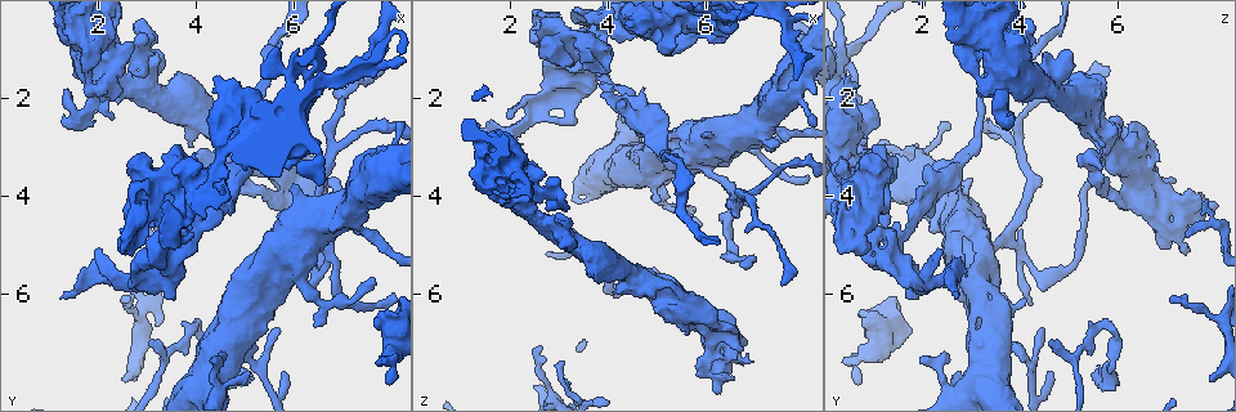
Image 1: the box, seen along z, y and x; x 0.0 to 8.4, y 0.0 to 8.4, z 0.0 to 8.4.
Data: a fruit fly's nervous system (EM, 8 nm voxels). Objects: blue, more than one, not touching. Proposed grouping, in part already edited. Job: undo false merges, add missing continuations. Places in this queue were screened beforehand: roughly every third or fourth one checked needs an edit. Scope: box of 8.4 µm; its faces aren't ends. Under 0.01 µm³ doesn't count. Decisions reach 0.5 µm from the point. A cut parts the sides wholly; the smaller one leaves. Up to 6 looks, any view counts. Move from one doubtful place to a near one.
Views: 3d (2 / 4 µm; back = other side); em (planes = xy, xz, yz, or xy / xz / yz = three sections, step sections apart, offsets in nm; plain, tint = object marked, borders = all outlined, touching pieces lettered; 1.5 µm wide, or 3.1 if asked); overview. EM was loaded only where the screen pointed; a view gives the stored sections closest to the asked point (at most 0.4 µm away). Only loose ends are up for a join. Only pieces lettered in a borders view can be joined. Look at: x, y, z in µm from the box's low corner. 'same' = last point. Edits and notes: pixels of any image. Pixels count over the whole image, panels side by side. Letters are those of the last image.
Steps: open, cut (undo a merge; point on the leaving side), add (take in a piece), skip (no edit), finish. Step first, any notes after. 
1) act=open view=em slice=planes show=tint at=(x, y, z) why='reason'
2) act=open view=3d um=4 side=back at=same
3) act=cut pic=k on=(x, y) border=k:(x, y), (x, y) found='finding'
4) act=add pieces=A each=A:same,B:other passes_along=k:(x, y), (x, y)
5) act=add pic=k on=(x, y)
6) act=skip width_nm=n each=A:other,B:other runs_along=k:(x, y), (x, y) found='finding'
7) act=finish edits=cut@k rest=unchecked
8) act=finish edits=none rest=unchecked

act=open view=em slice=planes show=tint at=(6.80, 3.65, 5.40) why='end of a long branch'

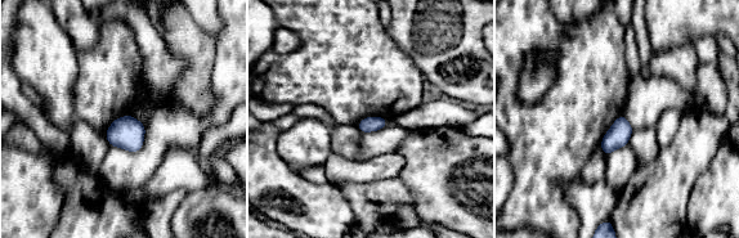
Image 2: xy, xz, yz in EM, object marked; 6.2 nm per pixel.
act=open view=em slice=planes show=borders at=same

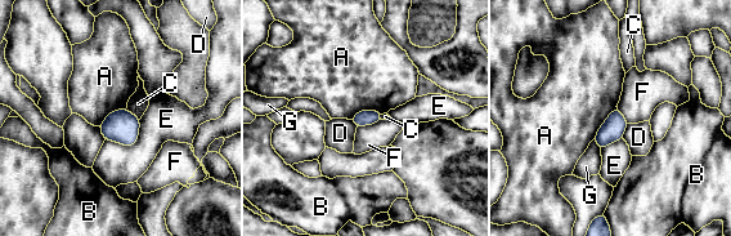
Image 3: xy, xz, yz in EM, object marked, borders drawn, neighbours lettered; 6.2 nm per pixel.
act=skip each=A:other,B:other,C:other,D:other,E:other,F:other,G:other border=3:(382, 112), (358, 111), (350, 119) found='no lettered piece goes on from it'

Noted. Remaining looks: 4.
act=open view=em slice=xz step=4 show=tint at=(5.00, 3.60, 5.75) why='closes a loop'

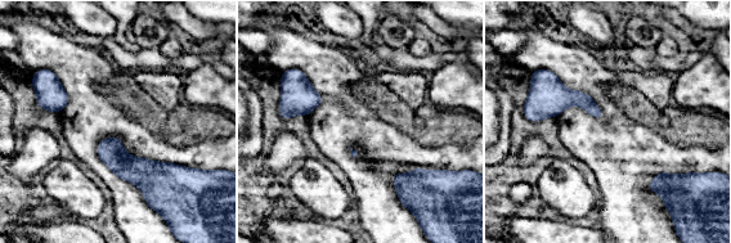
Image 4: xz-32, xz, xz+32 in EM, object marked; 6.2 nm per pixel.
act=open view=em slice=planes show=tint at=same why='another direction'

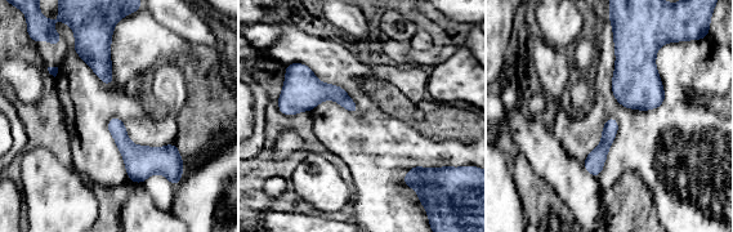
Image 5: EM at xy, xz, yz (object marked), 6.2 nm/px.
act=open view=em slice=planes show=borders at=same

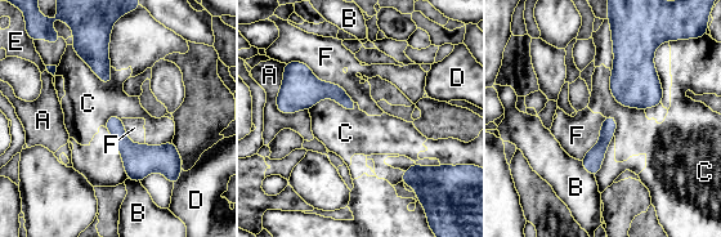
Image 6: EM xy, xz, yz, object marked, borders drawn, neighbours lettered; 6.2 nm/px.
act=skip longest_contact=F:480nm each=A:other,B:other,C:other,D:other,E:other,F:other border=6:(71, 45), (104, 83), (112, 81) found='all the same cell'

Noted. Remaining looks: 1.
act=finish edits=none rest=unchecked

